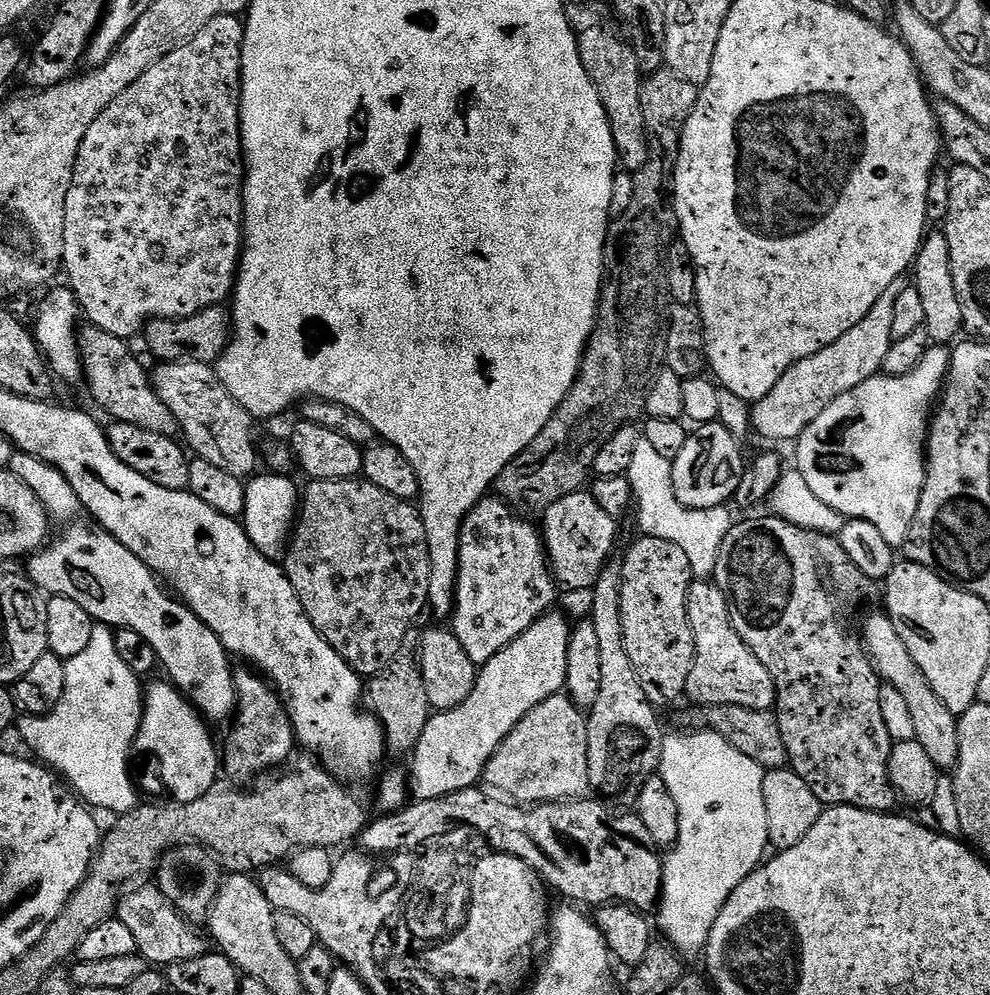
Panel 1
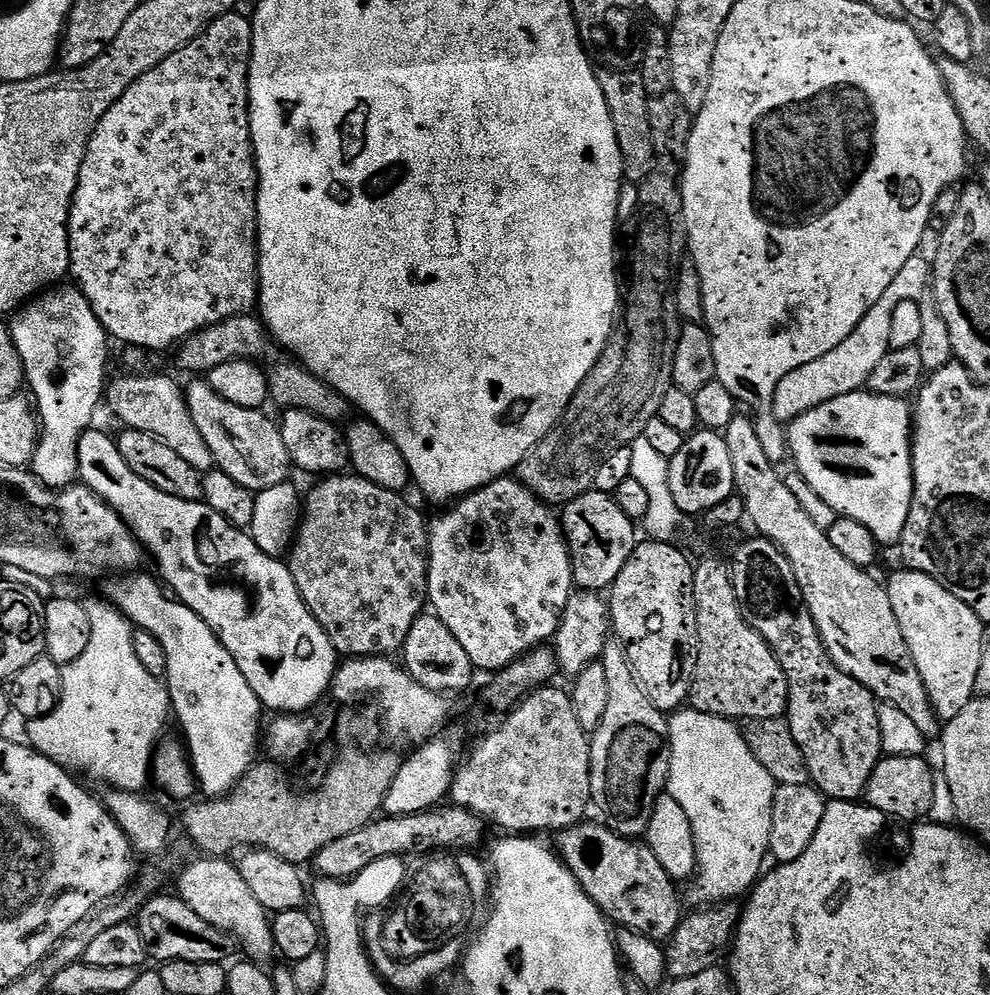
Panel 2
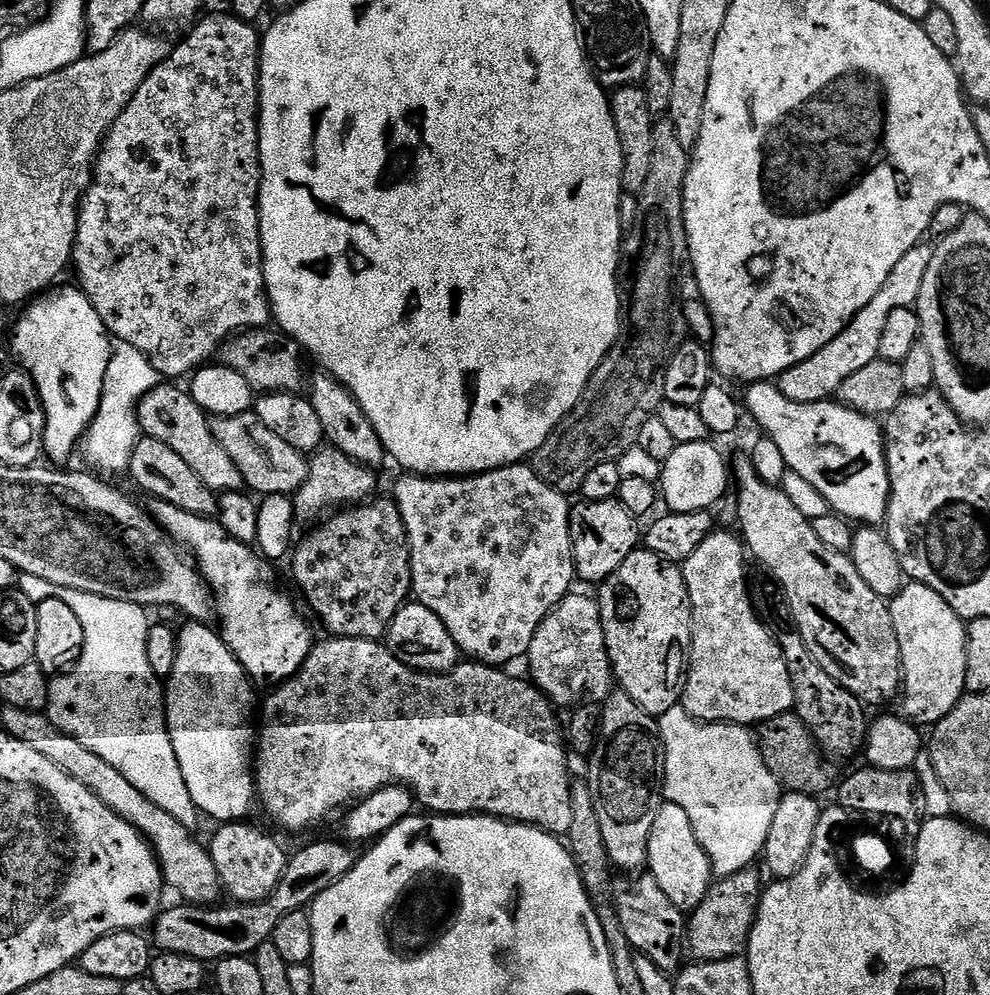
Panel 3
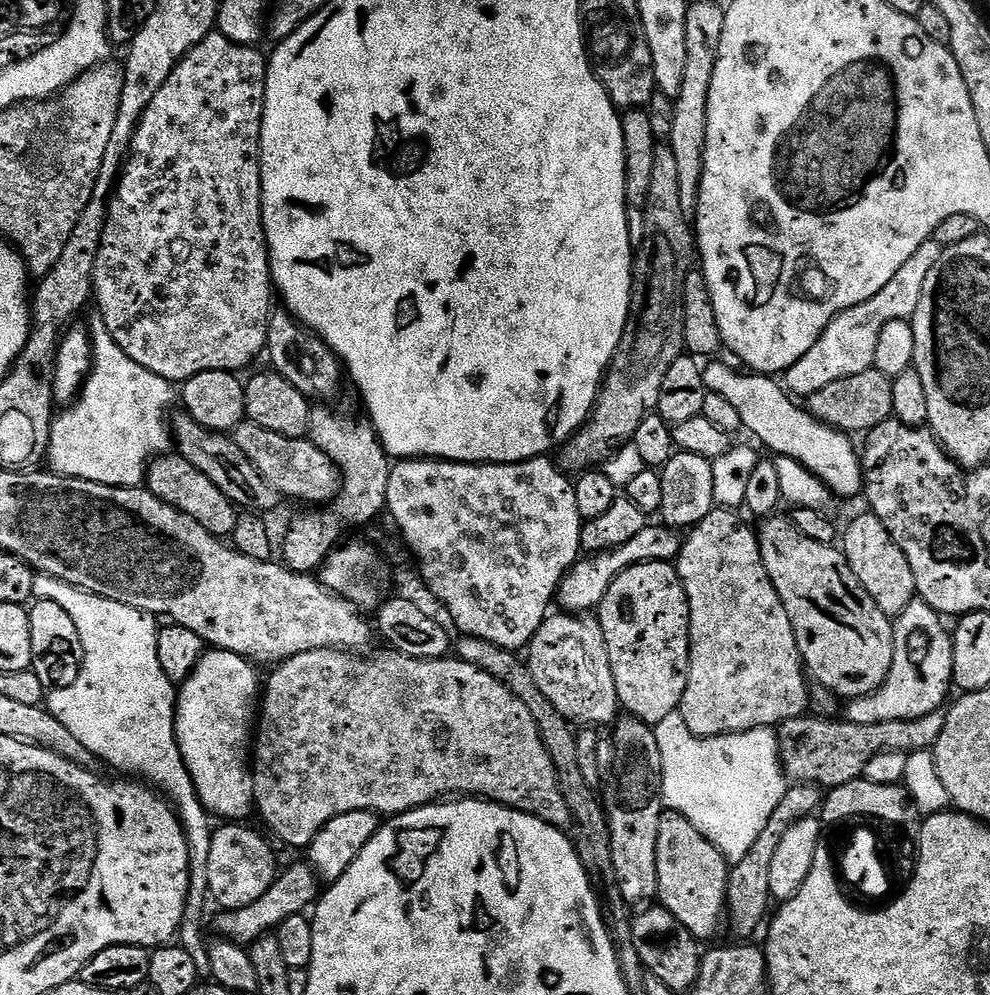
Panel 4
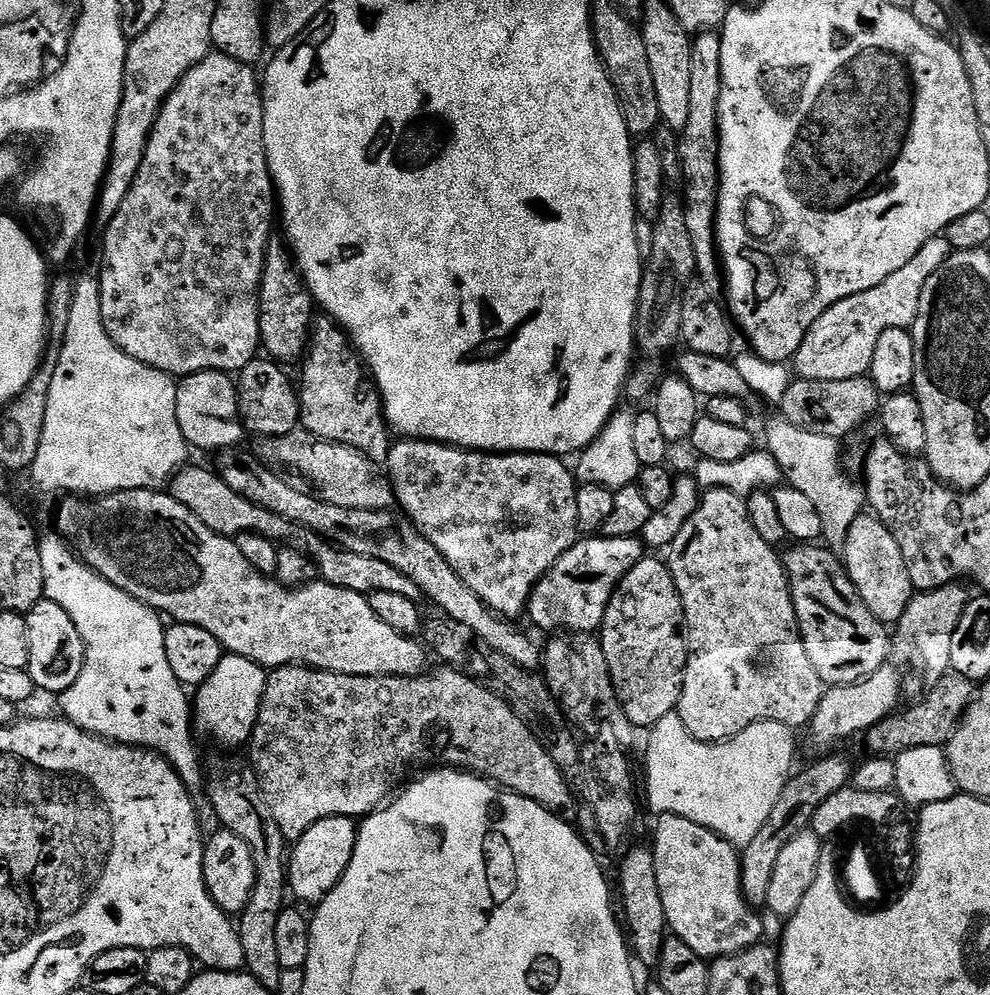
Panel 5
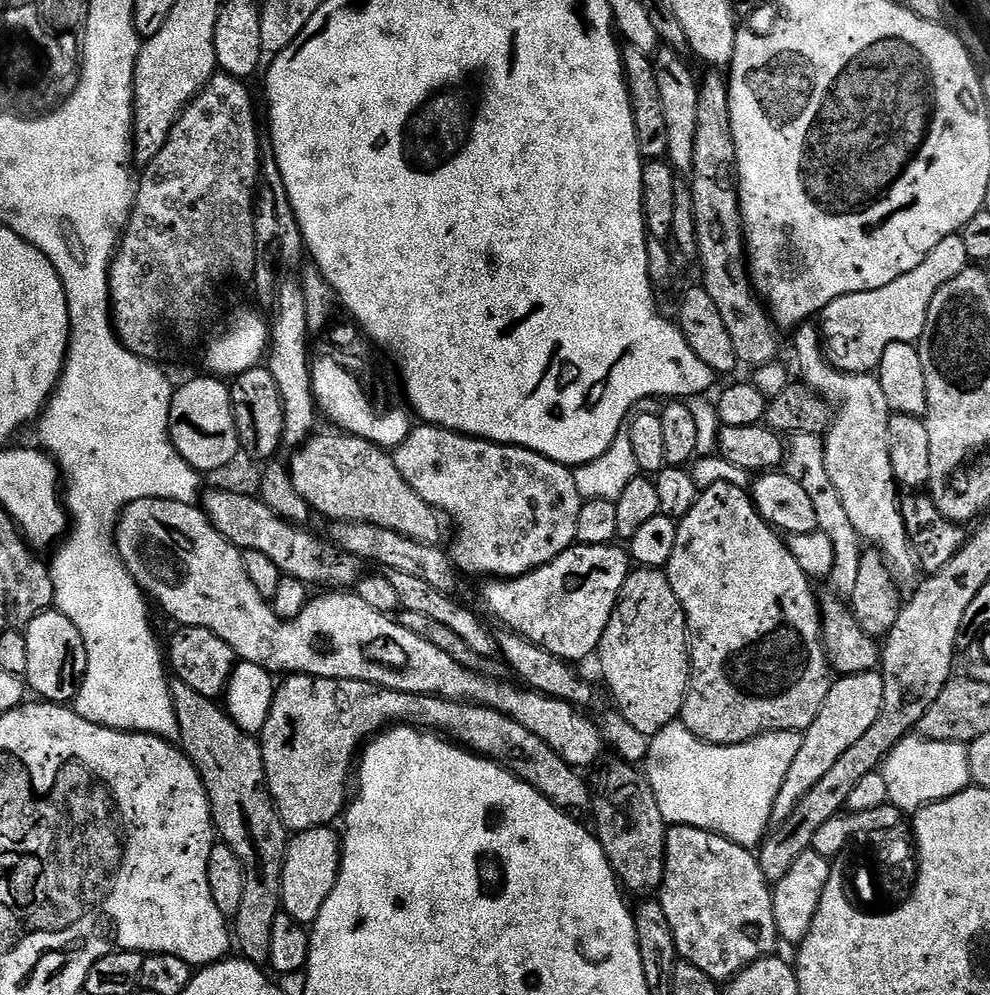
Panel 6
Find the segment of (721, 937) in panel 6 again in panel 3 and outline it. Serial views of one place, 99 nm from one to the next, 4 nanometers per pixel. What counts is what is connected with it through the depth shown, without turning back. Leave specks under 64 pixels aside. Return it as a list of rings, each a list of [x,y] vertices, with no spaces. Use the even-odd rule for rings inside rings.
[[[665,802],[658,810],[658,815],[654,817],[654,827],[650,829],[646,868],[654,882],[662,886],[666,898],[670,898],[670,902],[674,902],[674,906],[678,906],[685,914],[692,913],[712,889],[712,863],[698,842],[698,834],[694,834],[694,826],[690,826],[690,814],[686,814],[682,806]]]

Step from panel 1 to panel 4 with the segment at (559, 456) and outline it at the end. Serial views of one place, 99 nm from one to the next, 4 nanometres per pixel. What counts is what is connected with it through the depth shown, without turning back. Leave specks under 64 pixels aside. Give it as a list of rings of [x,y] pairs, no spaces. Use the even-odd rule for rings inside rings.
[[[657,143],[654,154],[654,171],[650,181],[650,198],[644,204],[644,221],[646,222],[646,238],[642,238],[642,246],[635,249],[632,261],[632,305],[628,311],[628,321],[624,327],[622,338],[618,342],[618,350],[604,374],[604,382],[600,385],[600,393],[596,395],[596,404],[589,414],[588,420],[559,449],[558,464],[565,473],[579,474],[595,469],[609,460],[625,442],[631,441],[633,434],[642,426],[642,418],[656,412],[658,393],[662,391],[662,381],[666,378],[666,370],[674,366],[676,359],[685,355],[684,346],[684,283],[698,260],[698,249],[690,218],[682,210],[678,179],[678,161],[674,158],[674,150],[667,143]]]

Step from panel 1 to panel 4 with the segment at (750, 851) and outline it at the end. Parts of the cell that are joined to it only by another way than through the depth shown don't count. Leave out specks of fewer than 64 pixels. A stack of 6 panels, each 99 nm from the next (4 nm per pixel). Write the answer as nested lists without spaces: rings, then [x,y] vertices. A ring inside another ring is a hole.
[[[679,711],[666,714],[654,725],[658,750],[662,754],[662,786],[660,794],[665,809],[682,814],[708,841],[722,853],[729,865],[742,862],[758,834],[770,822],[770,814],[778,810],[786,787],[784,767],[780,765],[780,746],[772,728],[755,728],[729,736],[695,736],[686,726]]]

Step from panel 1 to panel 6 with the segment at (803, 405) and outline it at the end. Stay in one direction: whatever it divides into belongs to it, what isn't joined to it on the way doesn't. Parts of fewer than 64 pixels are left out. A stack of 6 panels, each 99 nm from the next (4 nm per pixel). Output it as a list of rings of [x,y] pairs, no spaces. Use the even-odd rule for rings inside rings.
[[[958,234],[942,238],[942,242],[938,242],[938,246],[934,246],[934,250],[930,250],[930,254],[926,254],[924,261],[914,266],[910,274],[902,274],[902,278],[894,278],[894,282],[887,286],[878,286],[878,290],[846,294],[830,302],[818,324],[828,363],[840,372],[875,373],[886,346],[894,342],[916,344],[919,341],[926,326],[926,310],[930,310],[934,294],[969,264],[966,245]]]

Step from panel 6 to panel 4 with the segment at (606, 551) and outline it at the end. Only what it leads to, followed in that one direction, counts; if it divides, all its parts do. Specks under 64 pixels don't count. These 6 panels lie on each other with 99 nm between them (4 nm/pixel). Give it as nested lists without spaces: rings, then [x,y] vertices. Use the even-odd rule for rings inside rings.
[[[649,522],[645,528],[638,530],[638,534],[634,534],[634,538],[630,538],[630,542],[622,542],[622,546],[609,552],[585,555],[576,561],[575,566],[564,575],[564,581],[560,583],[559,607],[565,613],[573,614],[588,614],[599,609],[606,590],[610,590],[610,582],[614,582],[618,574],[635,564],[644,564],[647,560],[675,561],[680,554],[681,543],[682,536],[677,529],[669,528],[663,522]]]

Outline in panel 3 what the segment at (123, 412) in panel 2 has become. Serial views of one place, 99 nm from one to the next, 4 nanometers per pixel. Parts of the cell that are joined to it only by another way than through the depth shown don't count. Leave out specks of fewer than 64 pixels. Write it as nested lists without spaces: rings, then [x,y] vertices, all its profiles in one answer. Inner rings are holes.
[[[162,382],[140,399],[140,404],[136,407],[136,421],[140,423],[141,433],[158,442],[166,442],[166,446],[170,446],[170,450],[174,450],[174,454],[179,454],[186,462],[186,466],[190,466],[190,470],[194,470],[194,474],[198,474],[198,478],[202,478],[202,482],[206,482],[206,486],[210,486],[212,492],[223,494],[241,491],[245,487],[242,470],[238,470],[238,466],[234,466],[234,458],[230,458],[230,454],[226,454],[226,450],[222,450],[218,438],[214,438],[212,420],[208,413],[201,410],[198,402],[194,402],[191,391],[184,389],[183,392],[182,389],[175,388],[172,384],[175,383]]]

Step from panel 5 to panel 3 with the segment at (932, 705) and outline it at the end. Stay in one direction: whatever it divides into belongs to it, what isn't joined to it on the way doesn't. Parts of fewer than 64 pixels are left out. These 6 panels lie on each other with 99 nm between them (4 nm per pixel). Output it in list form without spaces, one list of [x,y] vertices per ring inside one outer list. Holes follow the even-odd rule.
[[[795,711],[778,714],[778,718],[762,722],[758,726],[758,743],[762,758],[781,789],[820,798],[831,786],[832,779],[833,784],[837,779],[836,772],[832,769],[833,761],[822,754],[820,744],[810,734],[806,722],[796,716]]]

